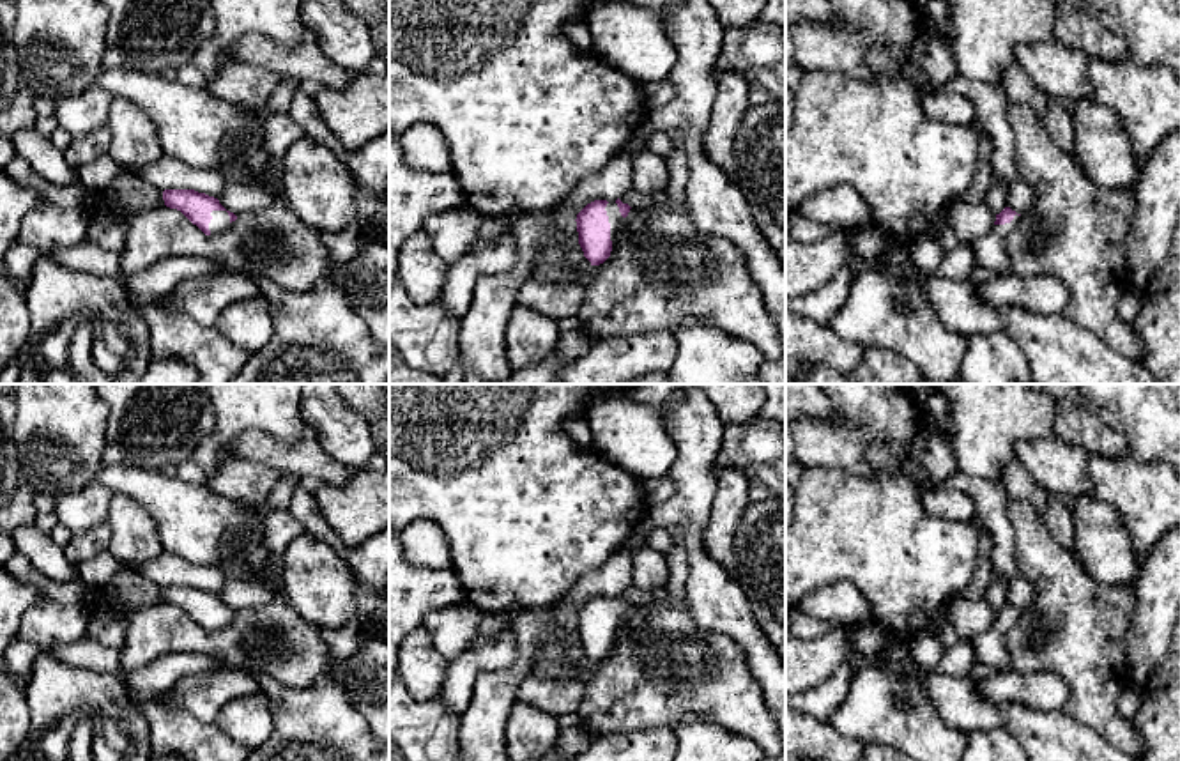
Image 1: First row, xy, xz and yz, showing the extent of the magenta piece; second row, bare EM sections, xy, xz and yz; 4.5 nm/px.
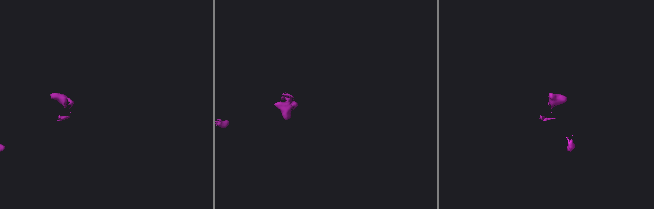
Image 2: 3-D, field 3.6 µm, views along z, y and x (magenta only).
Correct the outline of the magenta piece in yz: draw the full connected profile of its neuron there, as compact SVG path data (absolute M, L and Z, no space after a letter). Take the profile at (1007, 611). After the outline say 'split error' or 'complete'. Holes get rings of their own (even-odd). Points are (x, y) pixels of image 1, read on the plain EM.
M1005 603L1000 611L996 611L996 618L991 628L973 637L973 651L977 662L991 665L998 673L1012 669L1005 648L1005 637L1019 616L1021 612L1010 603Z; split error

